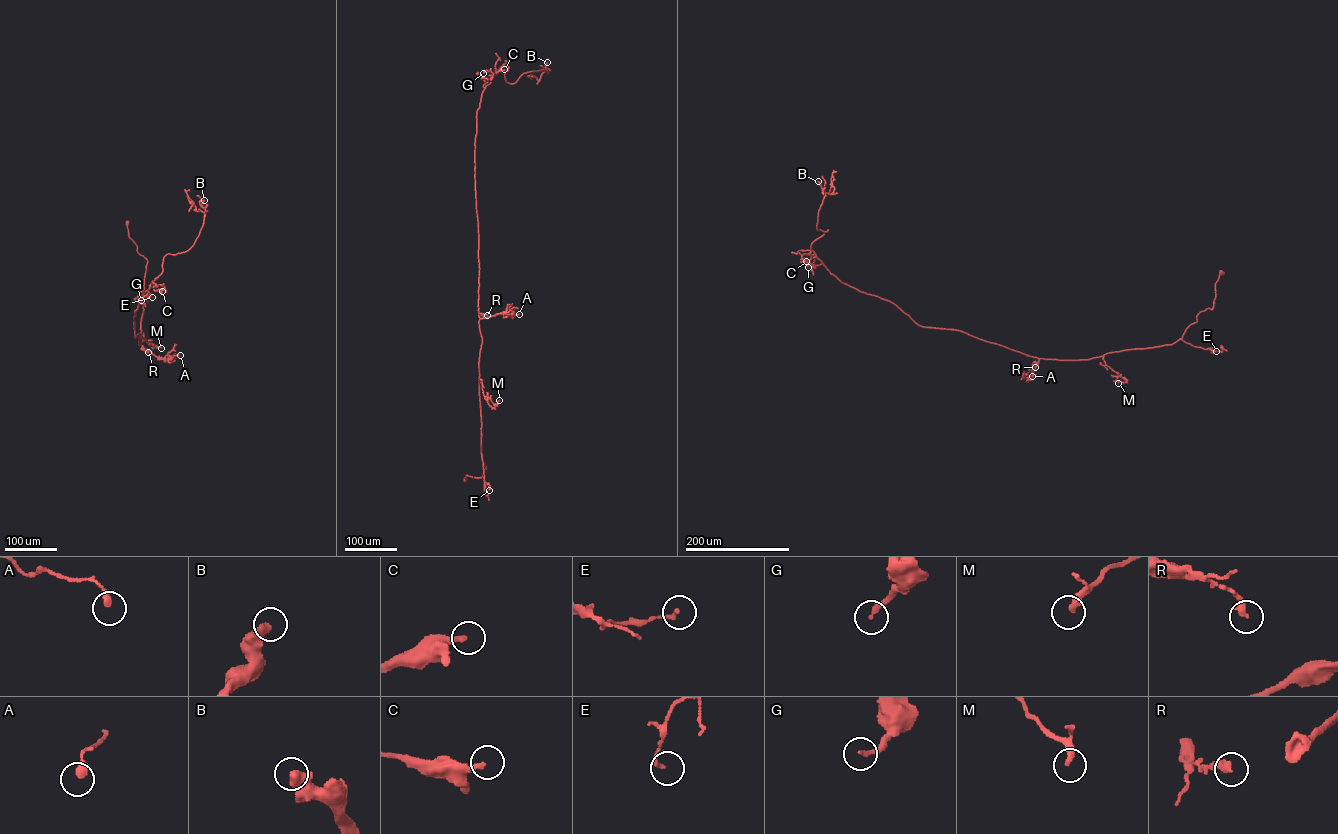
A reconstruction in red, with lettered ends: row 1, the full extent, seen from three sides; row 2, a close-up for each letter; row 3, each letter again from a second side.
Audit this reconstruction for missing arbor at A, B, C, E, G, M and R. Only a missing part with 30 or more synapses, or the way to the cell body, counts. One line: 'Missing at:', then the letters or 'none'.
Missing at: none

